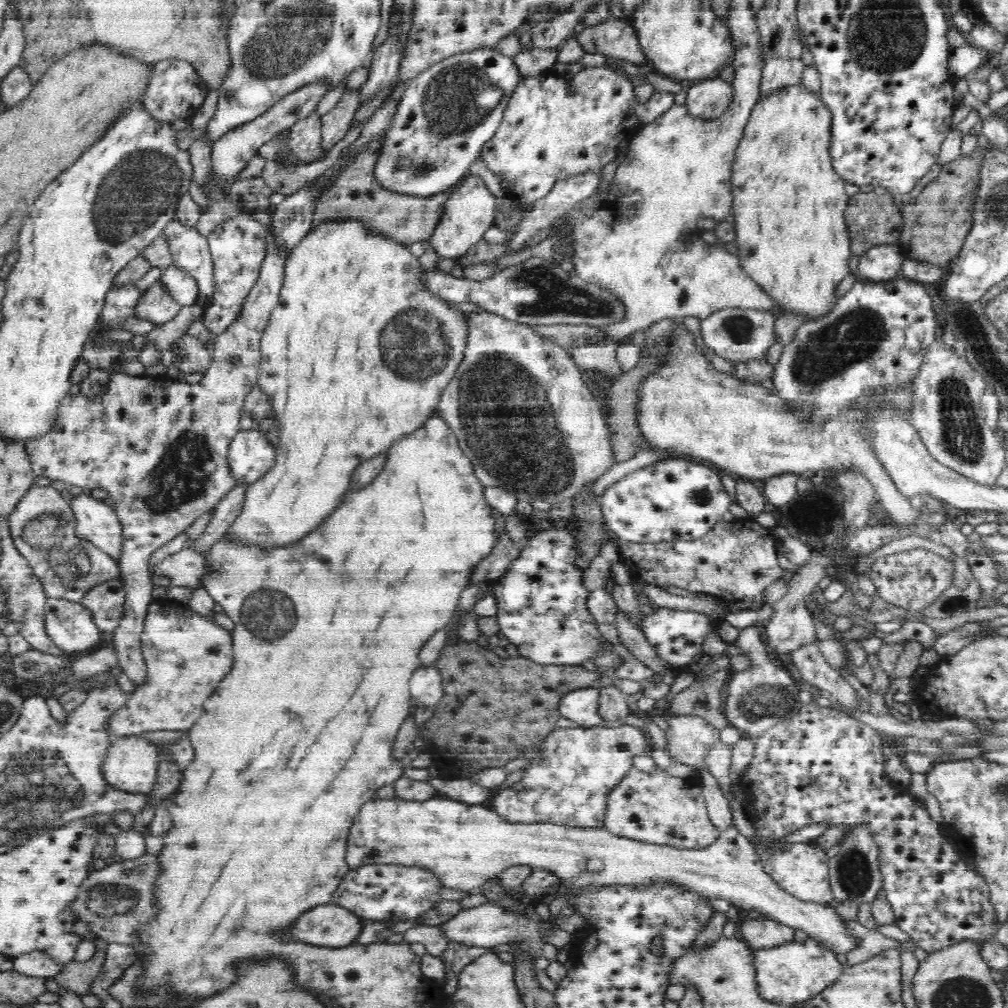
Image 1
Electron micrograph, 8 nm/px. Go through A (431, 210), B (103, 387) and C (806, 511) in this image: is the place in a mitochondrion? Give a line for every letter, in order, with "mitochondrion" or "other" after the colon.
A: mitochondrion
B: other
C: mitochondrion

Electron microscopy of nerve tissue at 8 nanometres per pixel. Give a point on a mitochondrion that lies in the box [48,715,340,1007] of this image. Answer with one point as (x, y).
(108, 900)

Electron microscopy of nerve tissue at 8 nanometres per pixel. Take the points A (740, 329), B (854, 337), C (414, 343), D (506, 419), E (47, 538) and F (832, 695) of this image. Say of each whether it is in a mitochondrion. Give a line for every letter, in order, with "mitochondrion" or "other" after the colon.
A: mitochondrion
B: mitochondrion
C: mitochondrion
D: mitochondrion
E: mitochondrion
F: other

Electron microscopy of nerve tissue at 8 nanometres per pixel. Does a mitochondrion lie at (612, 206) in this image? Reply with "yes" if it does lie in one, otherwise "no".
no

